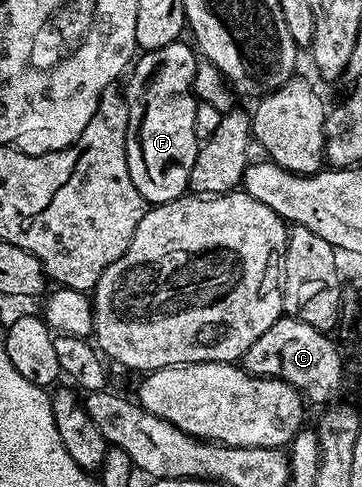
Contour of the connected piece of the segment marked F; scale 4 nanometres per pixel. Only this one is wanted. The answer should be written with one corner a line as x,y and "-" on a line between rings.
177,41
162,45
162,49
143,52
131,64
127,76
126,161
130,178
148,205
169,203
188,191
190,169
194,169
196,155
202,146
194,133
198,100
192,89
198,55
191,42
184,42

